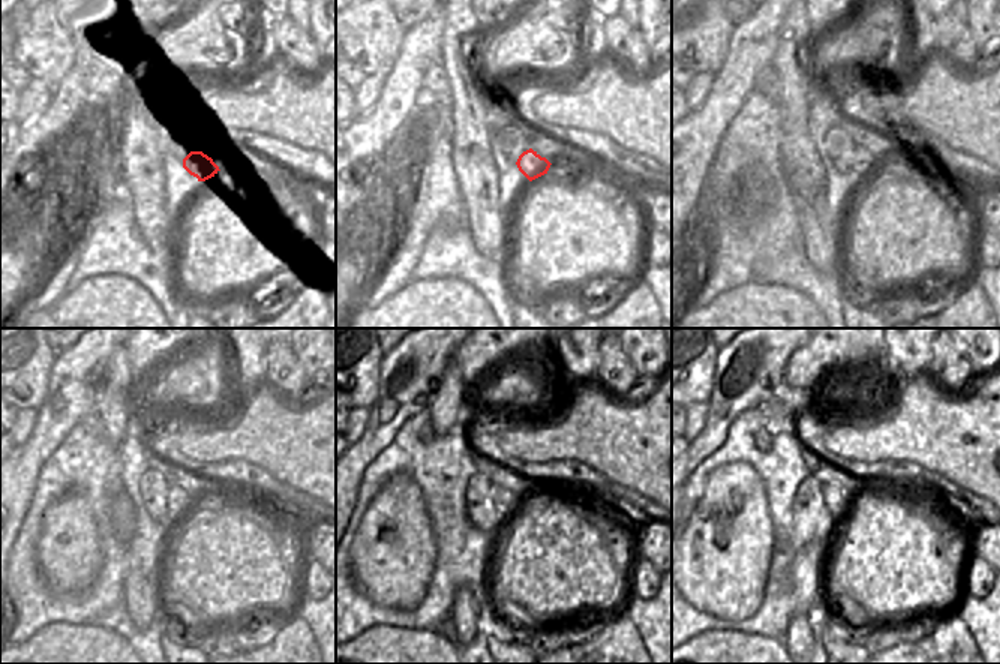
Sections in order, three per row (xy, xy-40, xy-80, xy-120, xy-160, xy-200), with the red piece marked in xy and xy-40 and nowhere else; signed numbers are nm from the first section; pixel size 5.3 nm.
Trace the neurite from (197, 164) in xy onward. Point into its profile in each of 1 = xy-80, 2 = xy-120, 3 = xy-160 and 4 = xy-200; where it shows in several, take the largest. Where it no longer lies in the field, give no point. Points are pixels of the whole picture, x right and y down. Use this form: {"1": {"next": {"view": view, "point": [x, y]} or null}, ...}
{"1": {"next": {"view": "xy-80", "point": [862, 162]}}, "2": {"next": {"view": "xy-120", "point": [189, 496]}}, "3": {"next": {"view": "xy-160", "point": [508, 499]}}, "4": {"next": {"view": "xy-200", "point": [837, 495]}}}

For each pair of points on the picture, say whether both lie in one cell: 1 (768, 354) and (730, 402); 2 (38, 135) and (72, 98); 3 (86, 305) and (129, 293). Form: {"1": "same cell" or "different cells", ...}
{"1": "same cell", "2": "same cell", "3": "same cell"}

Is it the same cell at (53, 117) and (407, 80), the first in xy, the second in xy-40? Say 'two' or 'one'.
one

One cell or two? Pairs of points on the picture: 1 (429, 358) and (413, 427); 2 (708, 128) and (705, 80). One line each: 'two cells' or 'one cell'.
1: two cells
2: two cells

